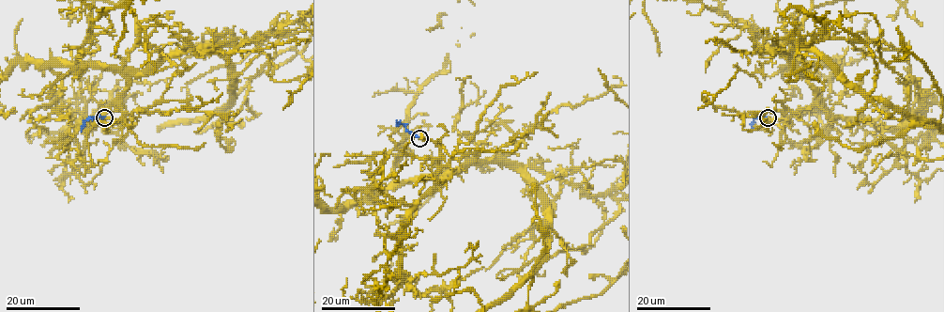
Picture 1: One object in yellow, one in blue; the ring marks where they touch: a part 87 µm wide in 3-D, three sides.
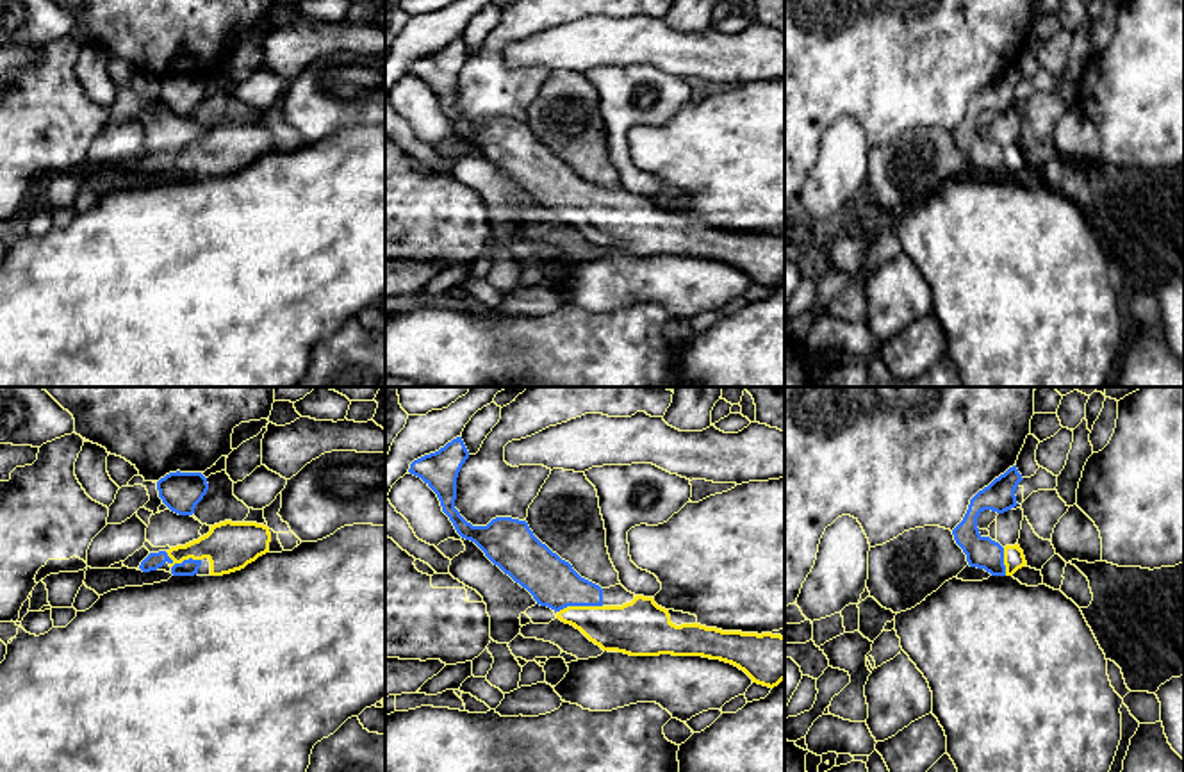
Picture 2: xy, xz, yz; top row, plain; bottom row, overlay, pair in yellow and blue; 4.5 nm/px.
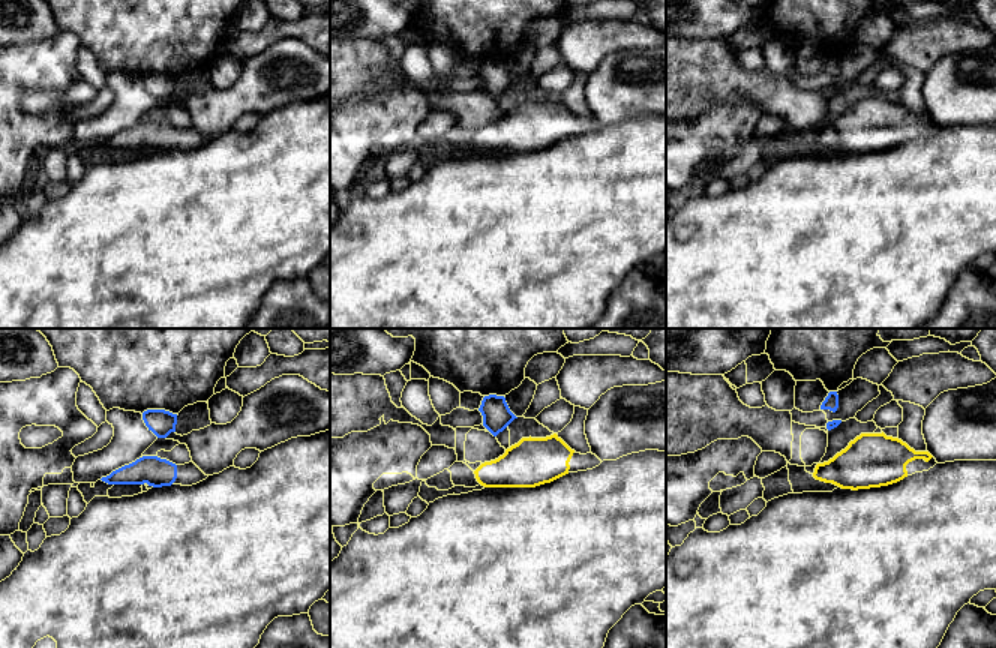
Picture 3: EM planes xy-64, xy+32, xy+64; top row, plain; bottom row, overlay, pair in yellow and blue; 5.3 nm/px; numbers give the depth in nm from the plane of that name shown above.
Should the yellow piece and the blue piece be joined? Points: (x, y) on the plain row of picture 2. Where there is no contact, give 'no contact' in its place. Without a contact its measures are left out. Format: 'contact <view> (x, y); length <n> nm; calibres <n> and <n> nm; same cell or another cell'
contact xy (182, 161); length 170 nm; calibres 220 and 80 nm; same cell

